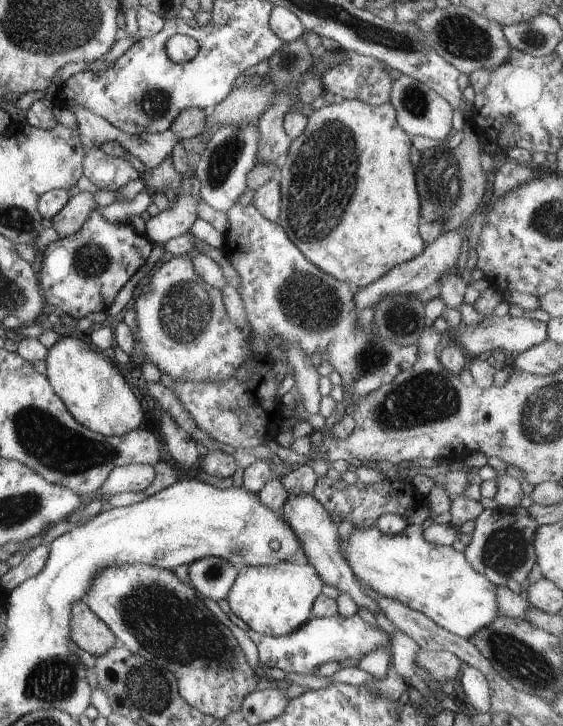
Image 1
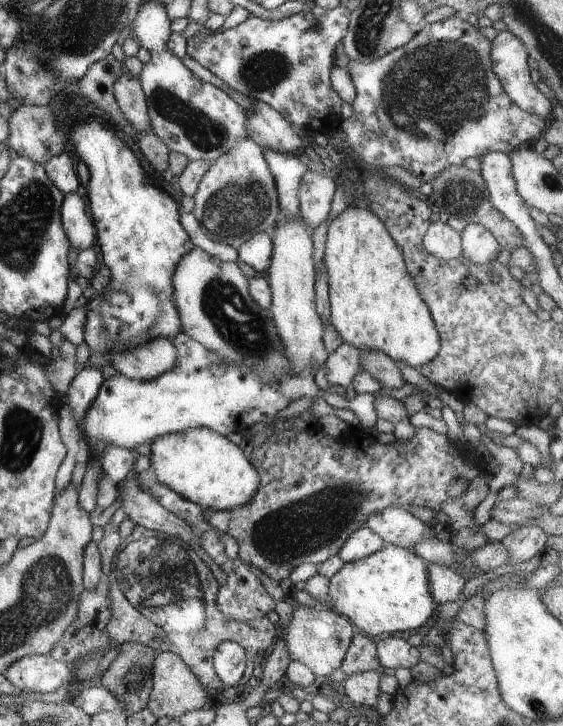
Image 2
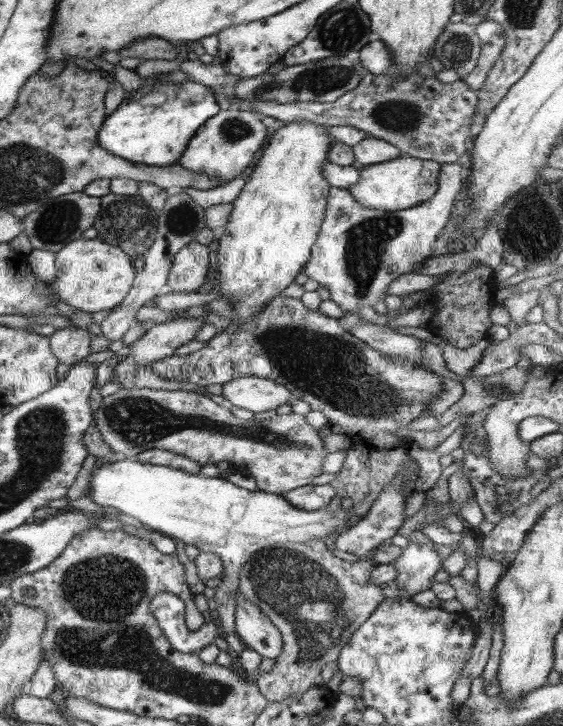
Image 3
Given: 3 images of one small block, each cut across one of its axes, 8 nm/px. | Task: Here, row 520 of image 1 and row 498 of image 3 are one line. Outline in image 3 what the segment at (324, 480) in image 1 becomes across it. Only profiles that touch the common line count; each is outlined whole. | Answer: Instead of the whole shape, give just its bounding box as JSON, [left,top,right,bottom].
[149,294,446,518]

